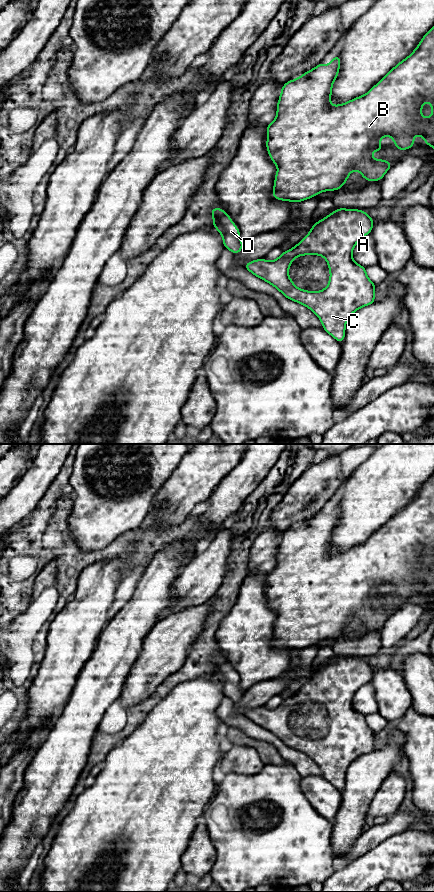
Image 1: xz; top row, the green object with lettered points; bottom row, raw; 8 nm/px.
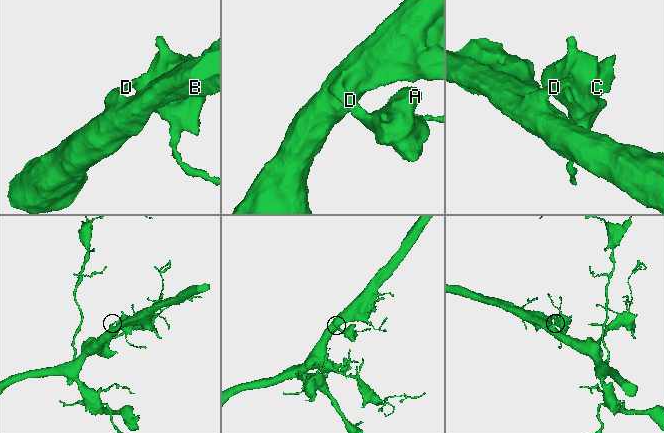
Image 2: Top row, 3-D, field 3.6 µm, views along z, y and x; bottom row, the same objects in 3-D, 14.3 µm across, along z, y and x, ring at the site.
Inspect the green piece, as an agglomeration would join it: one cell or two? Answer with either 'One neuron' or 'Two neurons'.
One neuron

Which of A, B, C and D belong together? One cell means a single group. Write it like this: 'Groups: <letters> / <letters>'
Groups: A B C D

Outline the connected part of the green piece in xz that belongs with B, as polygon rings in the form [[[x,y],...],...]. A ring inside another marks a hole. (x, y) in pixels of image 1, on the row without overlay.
[[[434,474],[423,484],[415,498],[392,516],[365,543],[333,554],[330,551],[332,534],[339,523],[340,511],[339,502],[335,503],[329,513],[321,510],[300,525],[287,529],[281,536],[276,554],[277,563],[274,569],[266,574],[267,600],[278,616],[272,640],[272,645],[276,648],[302,650],[324,639],[339,638],[353,618],[358,618],[369,630],[383,627],[393,611],[373,607],[371,600],[383,599],[383,594],[378,590],[385,583],[393,587],[397,598],[408,598],[415,594],[413,586],[417,582],[423,585],[425,592],[434,597]],[[425,549],[432,551],[433,562],[430,566],[421,563]]]

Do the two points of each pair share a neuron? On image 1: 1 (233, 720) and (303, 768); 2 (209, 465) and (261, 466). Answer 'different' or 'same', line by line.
1: same
2: different

